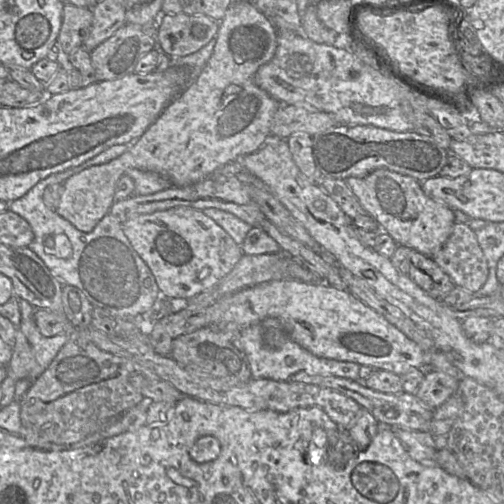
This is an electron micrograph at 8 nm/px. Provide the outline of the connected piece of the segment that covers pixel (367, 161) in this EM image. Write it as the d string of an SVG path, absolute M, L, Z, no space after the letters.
M338 124L312 138L318 171L324 177L340 180L363 178L375 170L387 169L423 182L439 176L450 154L430 138L415 132L397 132L372 125Z

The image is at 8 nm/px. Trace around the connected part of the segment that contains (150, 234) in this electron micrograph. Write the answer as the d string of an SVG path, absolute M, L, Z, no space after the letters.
M176 207L143 214L122 224L134 250L155 277L160 295L191 299L217 284L244 255L241 246L202 211Z

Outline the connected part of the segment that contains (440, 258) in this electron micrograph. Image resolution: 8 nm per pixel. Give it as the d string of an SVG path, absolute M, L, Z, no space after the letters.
M455 223L447 241L431 258L450 277L455 287L475 293L487 281L489 273L487 261L474 231L466 224Z

